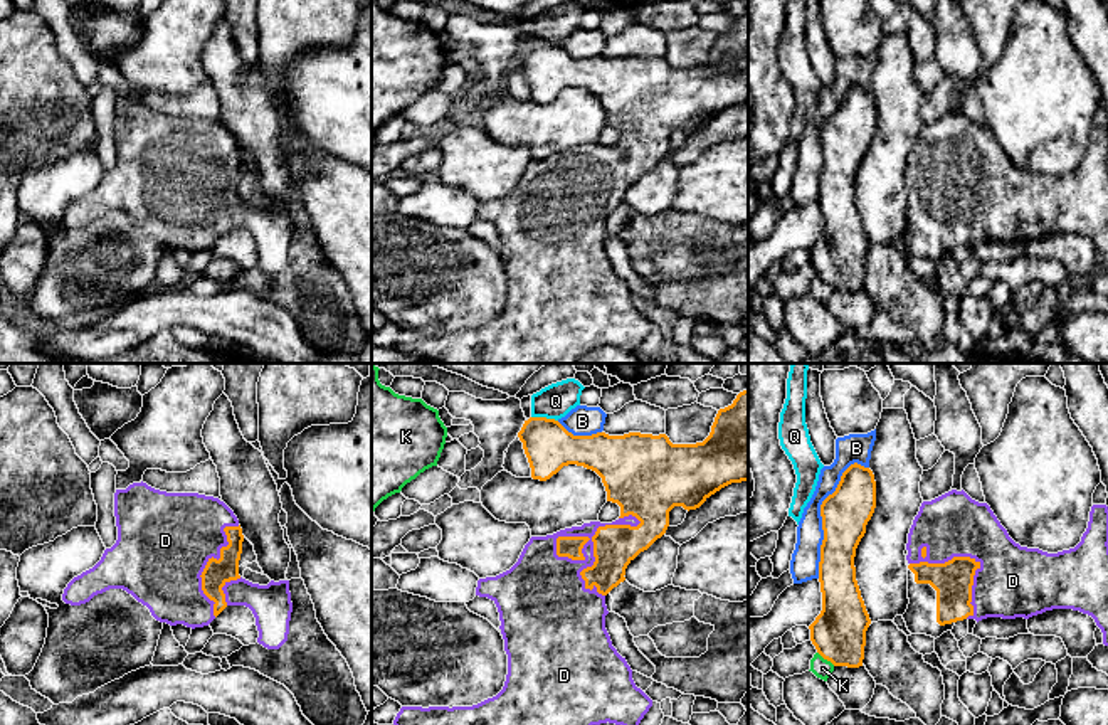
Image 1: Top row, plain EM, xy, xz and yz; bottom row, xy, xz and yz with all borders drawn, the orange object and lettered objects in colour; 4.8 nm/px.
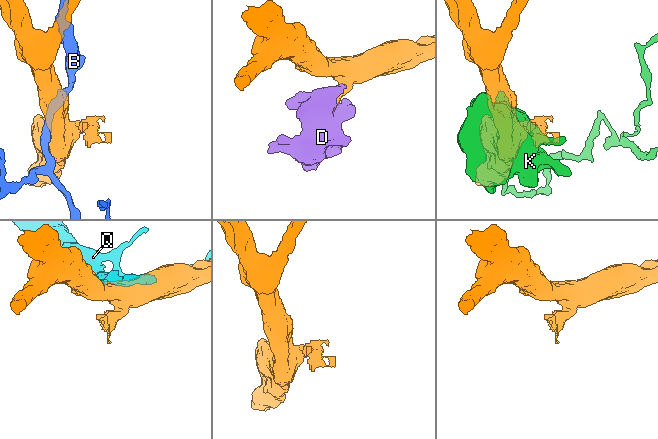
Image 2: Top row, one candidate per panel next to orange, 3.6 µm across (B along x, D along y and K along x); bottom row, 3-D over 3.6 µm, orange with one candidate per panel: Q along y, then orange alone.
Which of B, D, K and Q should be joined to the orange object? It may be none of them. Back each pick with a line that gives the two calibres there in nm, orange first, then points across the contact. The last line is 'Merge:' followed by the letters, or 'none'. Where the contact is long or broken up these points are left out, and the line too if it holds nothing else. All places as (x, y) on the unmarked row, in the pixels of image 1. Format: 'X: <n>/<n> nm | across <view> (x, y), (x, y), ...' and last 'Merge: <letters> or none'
D: 200/190 nm
Merge: D

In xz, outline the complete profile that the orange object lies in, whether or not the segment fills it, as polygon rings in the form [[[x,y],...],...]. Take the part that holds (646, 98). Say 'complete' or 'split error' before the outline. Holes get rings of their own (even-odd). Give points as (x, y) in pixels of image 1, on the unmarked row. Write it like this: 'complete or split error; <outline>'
split error; [[[748,12],[731,29],[718,34],[710,59],[696,67],[673,67],[666,57],[573,59],[558,44],[546,40],[525,44],[518,61],[533,103],[546,104],[568,87],[592,93],[602,101],[607,124],[620,130],[620,140],[612,146],[590,145],[553,158],[531,160],[509,193],[477,204],[476,219],[491,222],[499,235],[508,278],[506,304],[496,320],[472,330],[402,330],[393,348],[424,355],[425,363],[577,363],[592,348],[607,345],[632,353],[639,350],[652,323],[636,310],[631,289],[612,269],[605,252],[605,219],[625,204],[627,188],[666,156],[674,130],[696,133],[721,111],[748,104]]]

